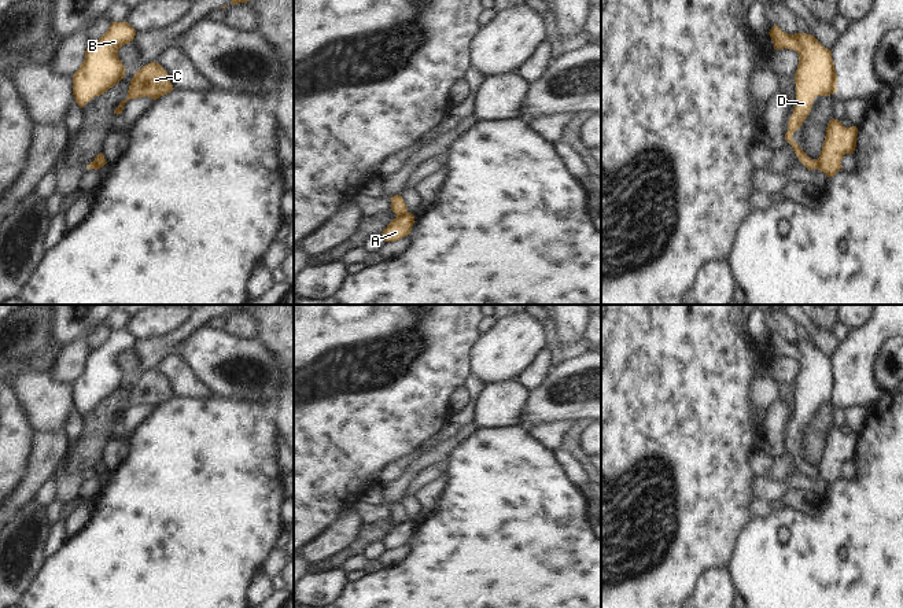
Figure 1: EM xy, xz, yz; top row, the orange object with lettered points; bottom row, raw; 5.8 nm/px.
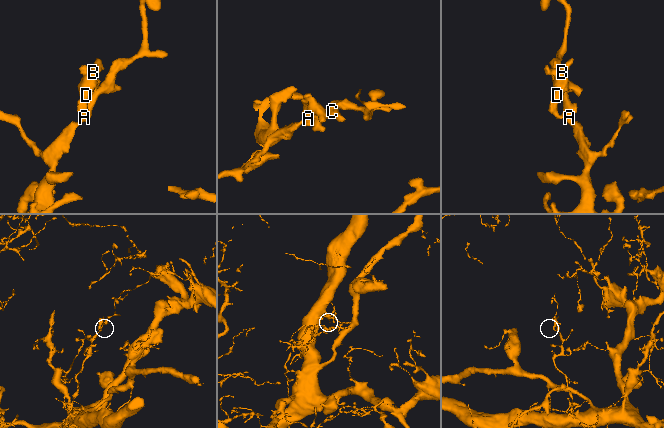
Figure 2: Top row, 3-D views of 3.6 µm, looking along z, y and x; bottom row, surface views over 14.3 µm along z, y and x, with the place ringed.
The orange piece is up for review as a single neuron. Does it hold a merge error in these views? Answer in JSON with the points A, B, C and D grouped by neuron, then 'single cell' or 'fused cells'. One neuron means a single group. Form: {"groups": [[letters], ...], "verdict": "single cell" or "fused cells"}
{"groups": [["A", "C"], ["B", "D"]], "verdict": "fused cells"}

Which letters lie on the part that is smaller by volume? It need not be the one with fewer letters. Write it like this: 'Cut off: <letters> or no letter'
Cut off: B, D

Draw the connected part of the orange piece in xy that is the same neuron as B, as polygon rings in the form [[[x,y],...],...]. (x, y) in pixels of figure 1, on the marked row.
[[[113,22],[99,40],[89,44],[82,65],[73,75],[73,95],[81,108],[125,77],[118,49],[134,36],[136,30],[128,22]]]

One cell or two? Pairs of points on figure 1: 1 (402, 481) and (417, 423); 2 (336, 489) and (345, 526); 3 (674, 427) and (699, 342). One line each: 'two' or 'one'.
1: two
2: two
3: one

